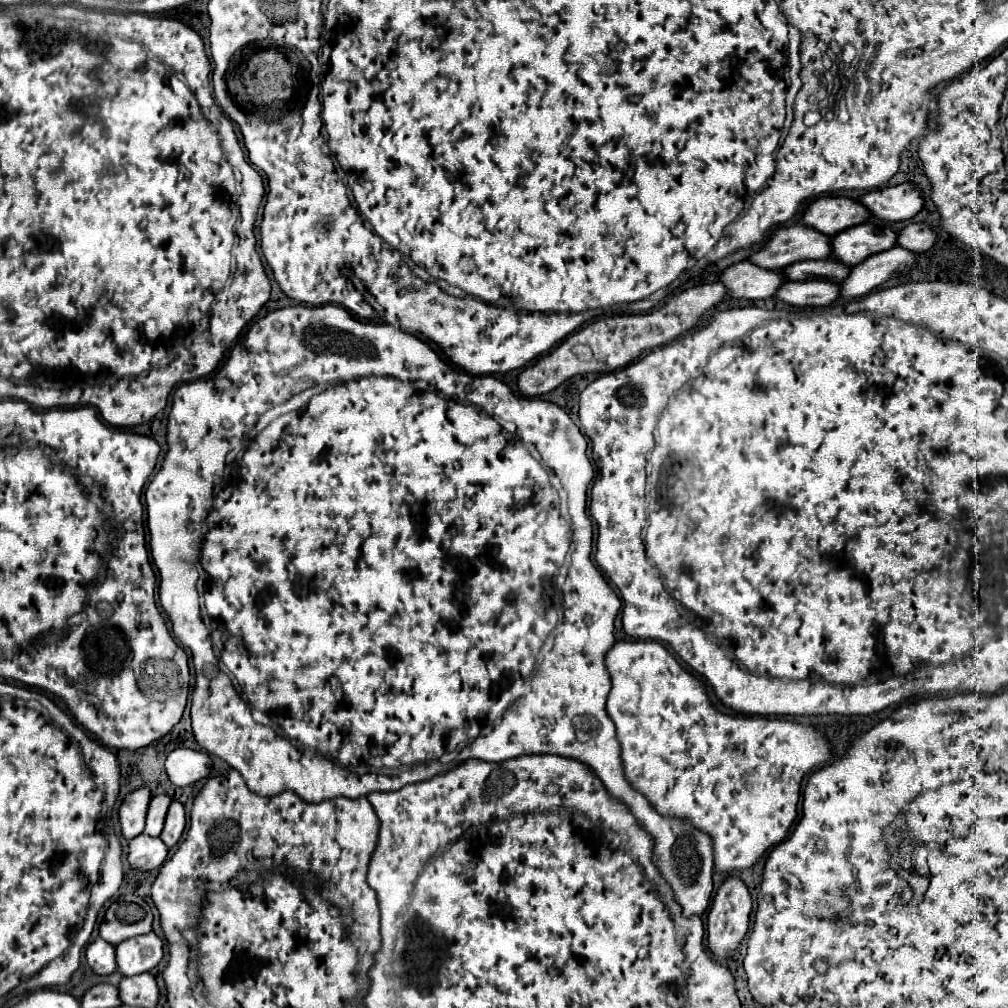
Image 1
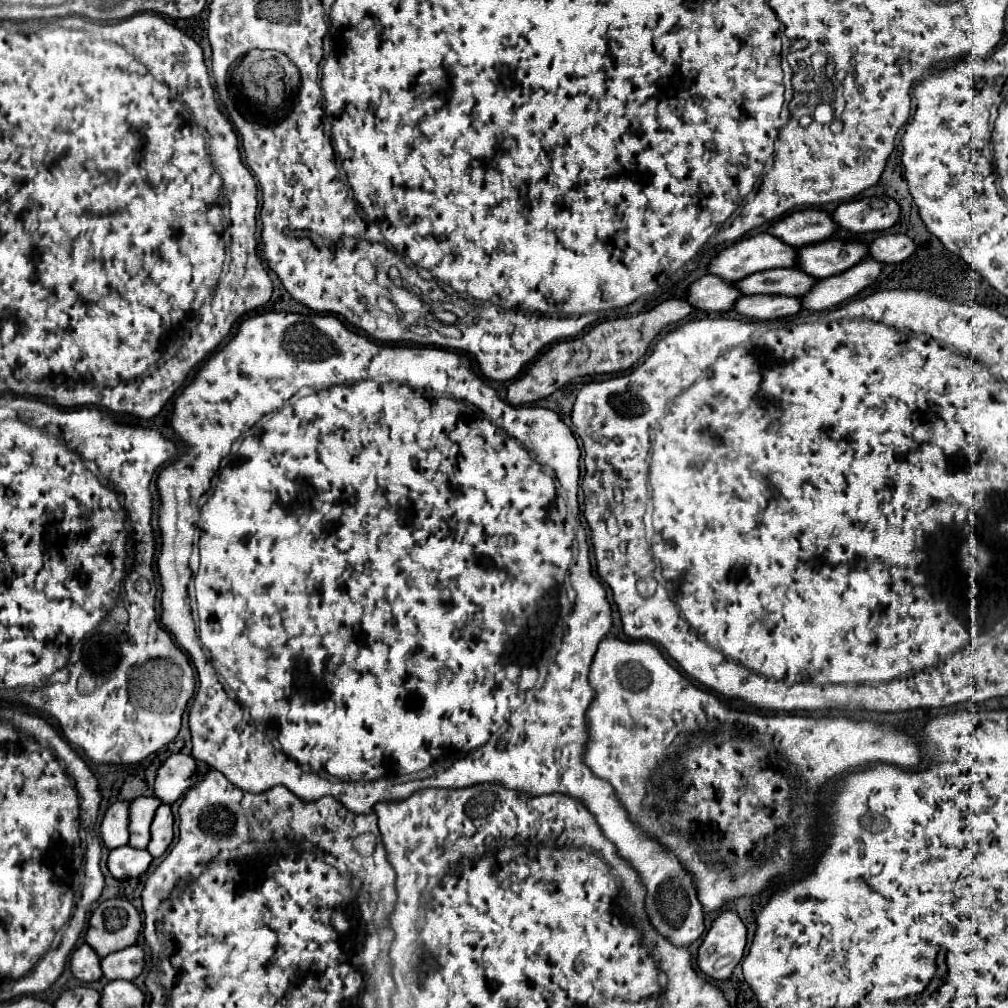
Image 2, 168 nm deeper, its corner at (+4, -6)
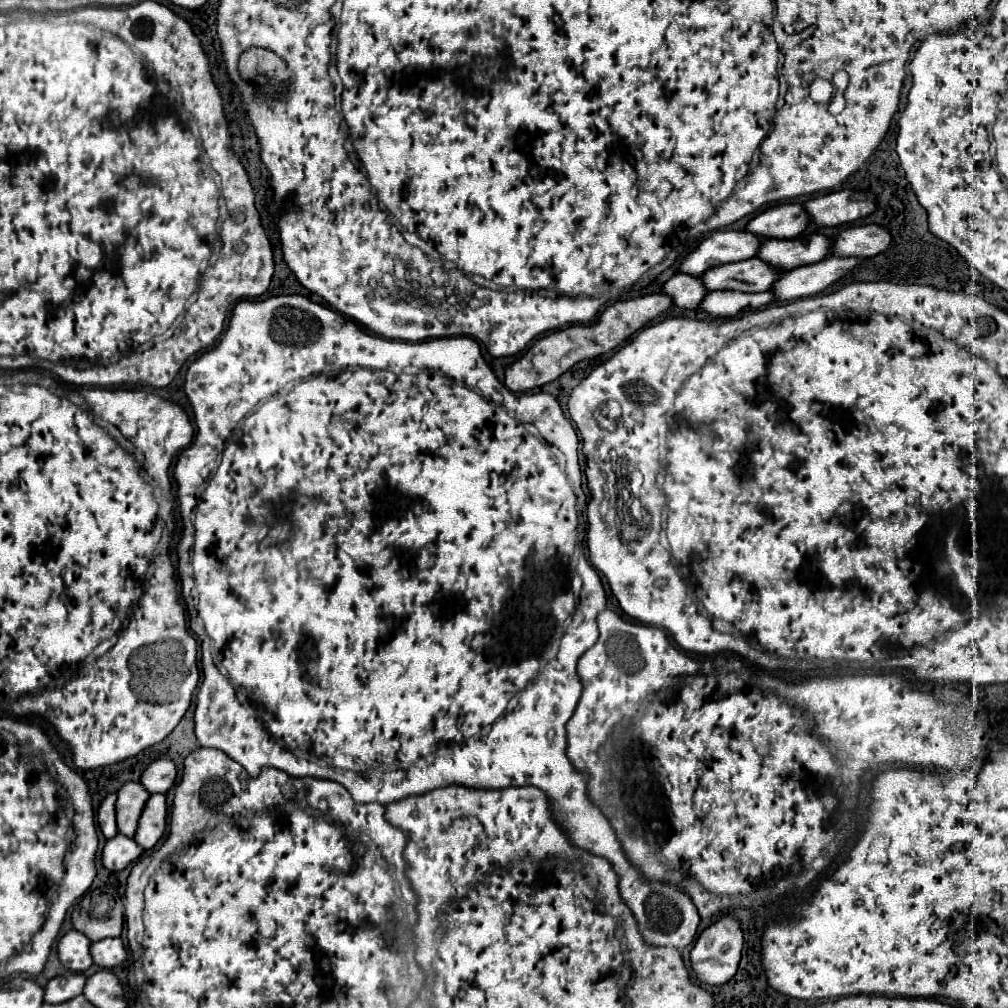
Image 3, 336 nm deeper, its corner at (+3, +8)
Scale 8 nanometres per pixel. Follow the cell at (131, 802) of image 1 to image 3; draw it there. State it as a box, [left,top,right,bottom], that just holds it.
[96,794,118,838]

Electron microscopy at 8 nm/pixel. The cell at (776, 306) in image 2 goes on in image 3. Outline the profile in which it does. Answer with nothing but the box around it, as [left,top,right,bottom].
[700,292,774,318]

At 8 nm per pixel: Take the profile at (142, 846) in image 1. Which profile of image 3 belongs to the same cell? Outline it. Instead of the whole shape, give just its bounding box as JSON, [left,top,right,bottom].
[102,836,142,870]

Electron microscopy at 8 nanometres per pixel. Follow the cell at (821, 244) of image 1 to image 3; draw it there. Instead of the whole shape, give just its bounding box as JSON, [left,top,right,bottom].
[680,230,760,276]

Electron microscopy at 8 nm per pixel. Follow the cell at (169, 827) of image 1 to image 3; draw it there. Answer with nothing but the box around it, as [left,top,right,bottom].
[134,794,166,850]

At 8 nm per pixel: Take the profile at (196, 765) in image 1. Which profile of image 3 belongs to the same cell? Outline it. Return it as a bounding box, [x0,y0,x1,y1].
[140,758,176,794]

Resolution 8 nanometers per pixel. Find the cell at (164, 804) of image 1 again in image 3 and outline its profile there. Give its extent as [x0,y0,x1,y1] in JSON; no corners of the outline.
[116,782,150,838]

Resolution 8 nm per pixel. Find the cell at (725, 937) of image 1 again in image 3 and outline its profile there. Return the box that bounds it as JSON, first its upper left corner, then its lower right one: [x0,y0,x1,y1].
[690,916,744,986]

